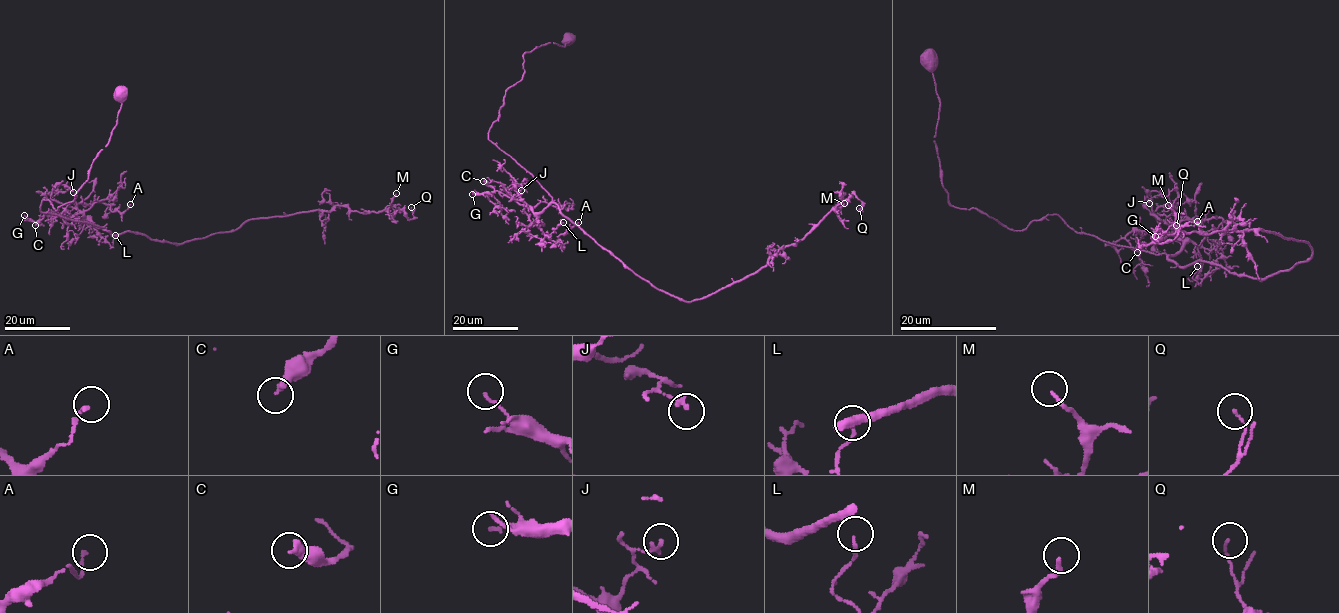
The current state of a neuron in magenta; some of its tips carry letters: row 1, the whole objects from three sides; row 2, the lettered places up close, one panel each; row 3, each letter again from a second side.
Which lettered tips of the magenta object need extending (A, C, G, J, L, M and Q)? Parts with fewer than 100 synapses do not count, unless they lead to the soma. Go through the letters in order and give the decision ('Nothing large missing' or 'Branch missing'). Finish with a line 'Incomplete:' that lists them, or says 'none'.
A: Nothing large missing
C: Nothing large missing
G: Nothing large missing
J: Nothing large missing
L: Nothing large missing
M: Nothing large missing
Q: Nothing large missing
Incomplete: none

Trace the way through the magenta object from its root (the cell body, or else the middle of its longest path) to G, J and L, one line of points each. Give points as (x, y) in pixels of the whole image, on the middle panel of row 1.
G: (569, 39), (523, 54), (522, 77), (488, 134), (552, 201), (535, 213), (496, 190), (489, 199), (472, 194)
J: (569, 39), (523, 54), (522, 77), (488, 134), (552, 201), (535, 213), (499, 193), (521, 190)
L: (569, 39), (523, 54), (522, 77), (505, 92), (488, 134), (552, 199), (529, 232), (542, 239), (563, 222)

